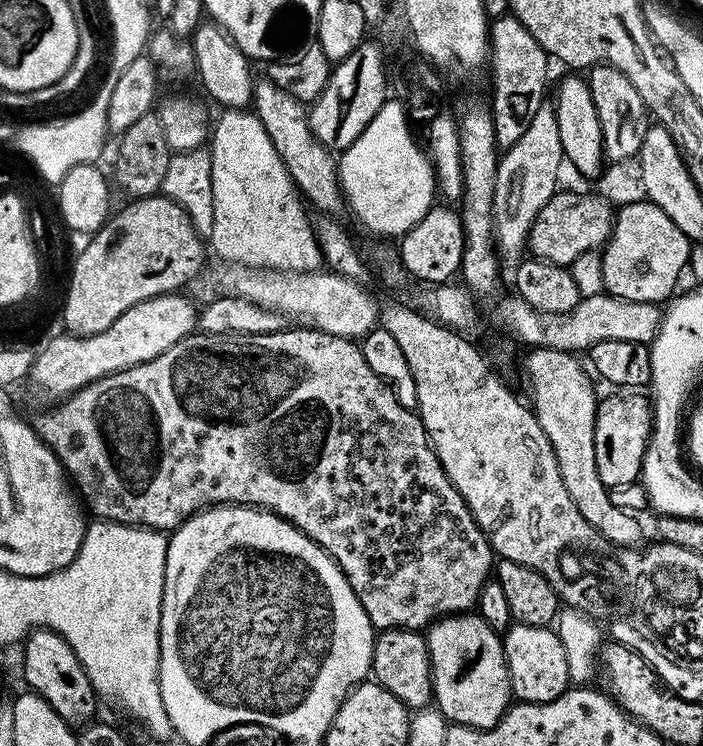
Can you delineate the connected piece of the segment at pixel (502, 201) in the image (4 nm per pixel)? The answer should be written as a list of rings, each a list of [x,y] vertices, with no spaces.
[[[545,100],[534,114],[529,129],[514,142],[514,146],[505,149],[497,161],[492,231],[493,243],[501,259],[517,259],[523,255],[534,218],[559,189],[561,166],[564,166],[564,151],[556,107],[551,101]]]

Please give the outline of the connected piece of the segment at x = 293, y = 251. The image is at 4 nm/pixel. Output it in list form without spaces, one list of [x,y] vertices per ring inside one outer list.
[[[224,110],[219,113],[221,116],[214,120],[214,127],[210,132],[210,151],[213,160],[213,206],[214,222],[213,234],[210,237],[210,248],[217,252],[224,260],[229,260],[229,265],[253,270],[271,270],[273,272],[315,272],[321,267],[322,257],[320,247],[316,241],[316,229],[313,221],[308,220],[309,209],[305,201],[296,190],[296,183],[290,178],[282,158],[274,150],[274,142],[270,142],[270,134],[266,134],[266,126],[256,117],[252,110]]]

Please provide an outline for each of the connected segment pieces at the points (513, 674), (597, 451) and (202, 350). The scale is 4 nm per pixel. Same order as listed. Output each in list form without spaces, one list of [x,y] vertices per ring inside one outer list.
[[[513,623],[511,628],[503,633],[502,639],[512,695],[517,701],[545,704],[554,702],[563,692],[568,691],[572,675],[566,662],[566,646],[562,646],[560,635],[551,627]]]
[[[624,394],[608,396],[596,406],[594,426],[594,458],[598,466],[598,478],[611,489],[624,488],[640,480],[642,462],[648,439],[652,433],[652,405],[647,395]]]
[[[311,326],[292,327],[296,328],[285,327],[270,334],[205,332],[190,335],[170,346],[170,350],[158,354],[158,358],[150,358],[150,362],[142,362],[133,368],[98,378],[85,388],[79,388],[72,395],[64,397],[45,416],[34,420],[35,430],[60,459],[60,465],[70,477],[75,491],[82,497],[87,511],[92,511],[96,515],[93,517],[101,521],[143,526],[171,534],[205,508],[251,506],[289,520],[298,531],[309,536],[328,554],[350,582],[373,629],[424,630],[445,616],[471,613],[480,600],[480,591],[494,572],[492,542],[476,525],[462,494],[458,494],[446,470],[442,470],[419,415],[413,409],[402,406],[392,387],[381,376],[374,374],[374,370],[370,370],[370,362],[366,362],[356,340],[318,332]]]

